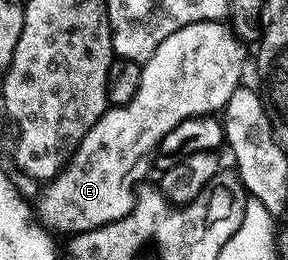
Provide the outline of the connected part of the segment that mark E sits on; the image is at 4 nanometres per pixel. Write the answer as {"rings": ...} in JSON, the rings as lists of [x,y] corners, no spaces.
{"rings":[[[226,21],[185,24],[185,28],[177,28],[177,32],[165,36],[165,40],[157,44],[157,52],[153,52],[153,56],[142,63],[141,88],[137,88],[137,96],[133,96],[127,106],[108,108],[99,117],[97,124],[89,128],[85,140],[81,140],[67,167],[42,187],[39,206],[37,202],[38,217],[52,231],[64,230],[67,236],[121,220],[121,216],[125,216],[135,206],[138,170],[151,153],[154,155],[158,151],[161,140],[165,140],[165,136],[173,132],[177,124],[190,118],[199,118],[203,114],[214,115],[227,105],[229,96],[233,96],[233,92],[244,81],[243,61],[247,54],[243,50],[246,50],[244,43],[239,41]]]}

